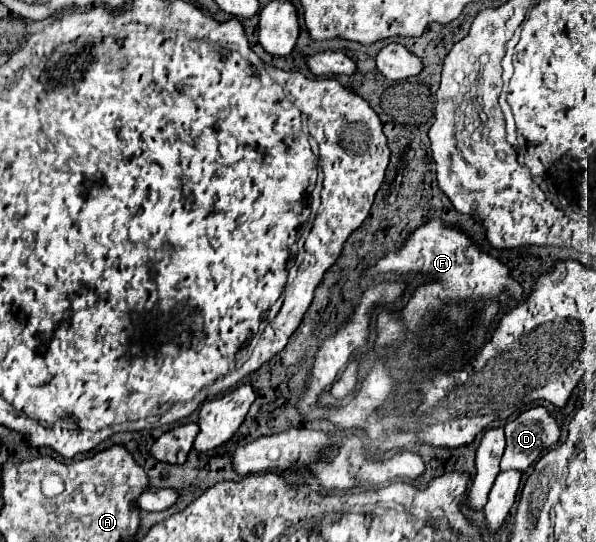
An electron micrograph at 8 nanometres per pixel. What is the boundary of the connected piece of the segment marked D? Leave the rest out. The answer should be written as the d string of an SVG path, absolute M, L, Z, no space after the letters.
M544 406L522 412L514 422L508 422L504 430L506 452L500 464L502 470L526 472L542 454L556 446L560 438L560 424Z

